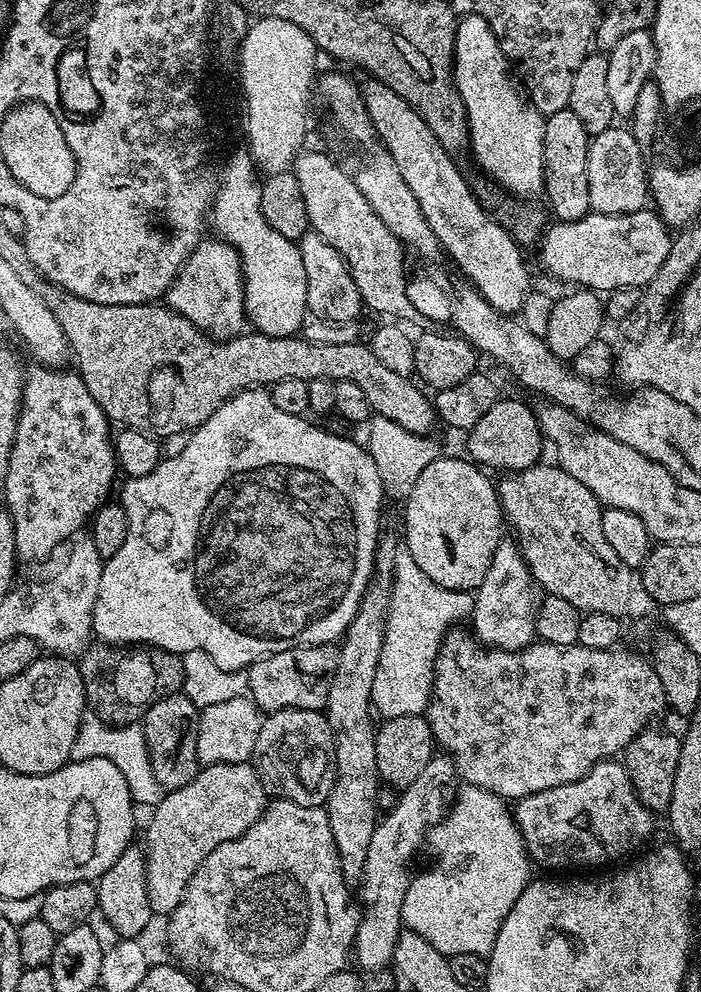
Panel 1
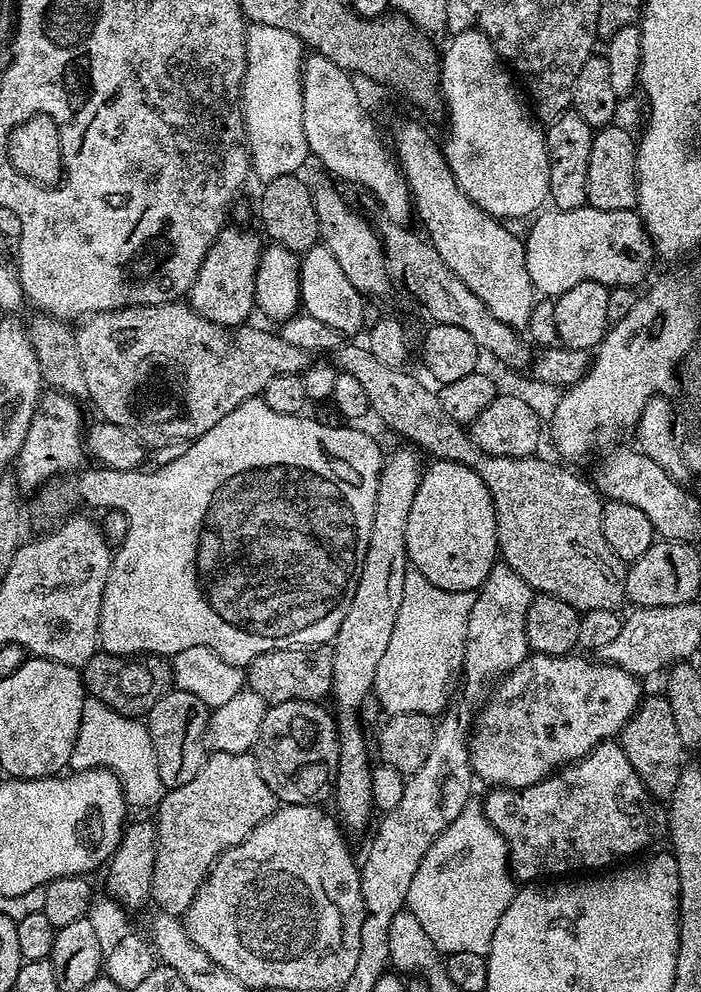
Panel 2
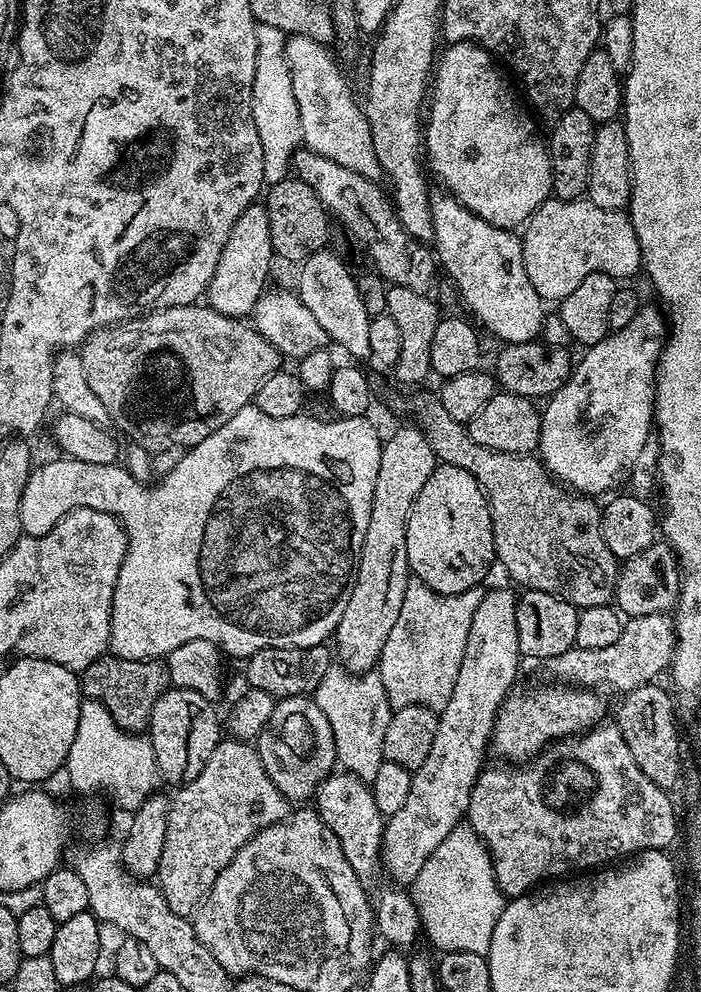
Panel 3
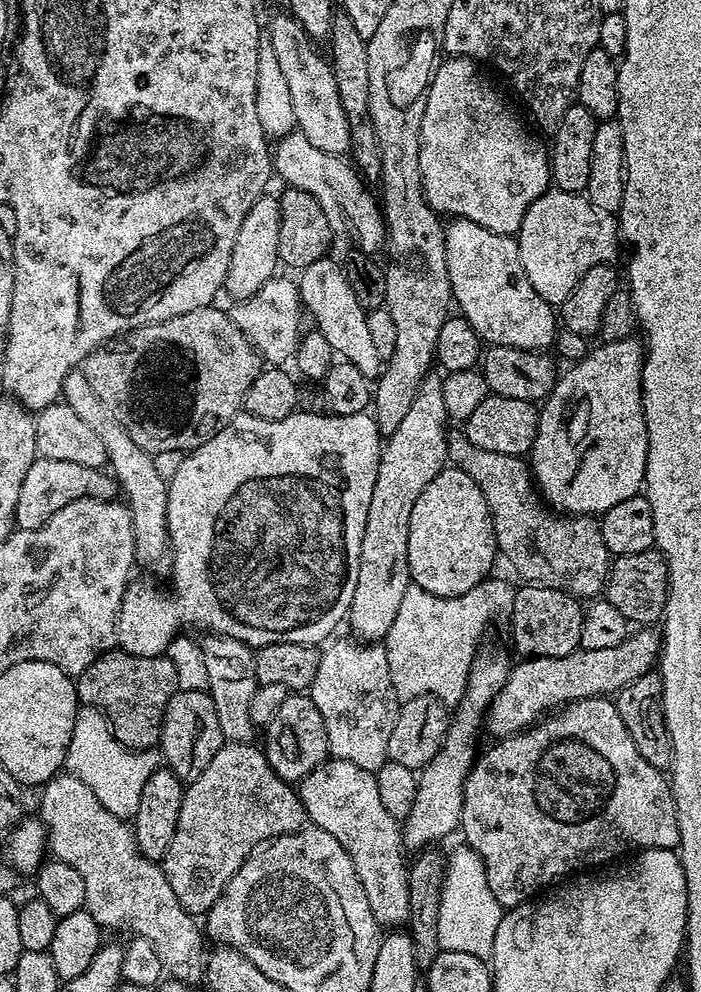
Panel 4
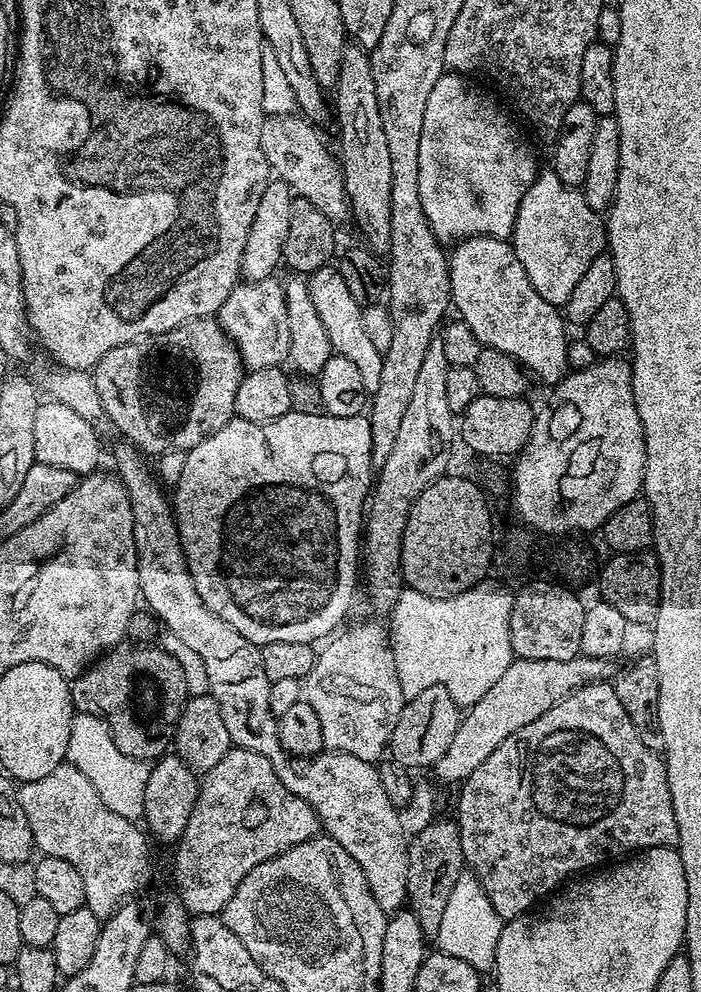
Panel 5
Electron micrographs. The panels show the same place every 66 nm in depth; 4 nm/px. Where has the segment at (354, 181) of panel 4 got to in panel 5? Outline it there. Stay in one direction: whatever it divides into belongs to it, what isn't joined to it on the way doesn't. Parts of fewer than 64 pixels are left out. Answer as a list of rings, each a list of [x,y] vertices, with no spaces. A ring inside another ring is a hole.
[[[300,114],[290,116],[270,116],[262,126],[262,154],[266,154],[269,169],[285,184],[289,185],[297,197],[309,200],[326,218],[333,222],[347,221],[350,216],[348,194],[344,189],[344,172],[335,155],[328,153],[324,140],[313,121]]]

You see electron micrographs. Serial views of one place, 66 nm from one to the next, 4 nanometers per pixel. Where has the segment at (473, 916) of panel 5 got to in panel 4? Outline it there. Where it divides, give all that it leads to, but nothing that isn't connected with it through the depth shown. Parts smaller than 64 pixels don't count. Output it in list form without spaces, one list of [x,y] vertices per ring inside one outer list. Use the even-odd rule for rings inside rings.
[[[459,847],[447,853],[444,865],[442,894],[438,902],[438,942],[441,949],[474,954],[488,962],[494,950],[494,934],[498,934],[498,922],[502,922],[505,909],[490,891],[482,858],[478,858],[470,847]]]

